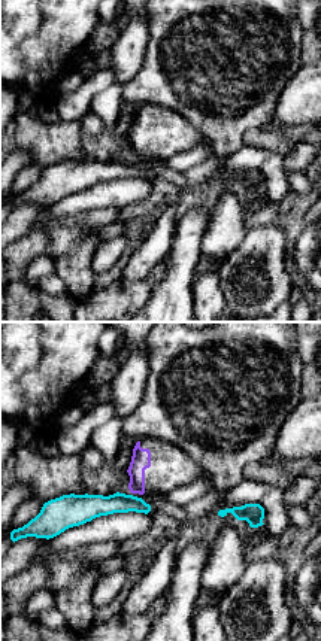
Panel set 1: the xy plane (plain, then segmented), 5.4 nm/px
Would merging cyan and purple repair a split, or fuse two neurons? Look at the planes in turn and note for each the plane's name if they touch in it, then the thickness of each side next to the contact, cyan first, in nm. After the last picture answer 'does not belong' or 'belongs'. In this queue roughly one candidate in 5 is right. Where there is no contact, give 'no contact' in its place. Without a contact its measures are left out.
no contact

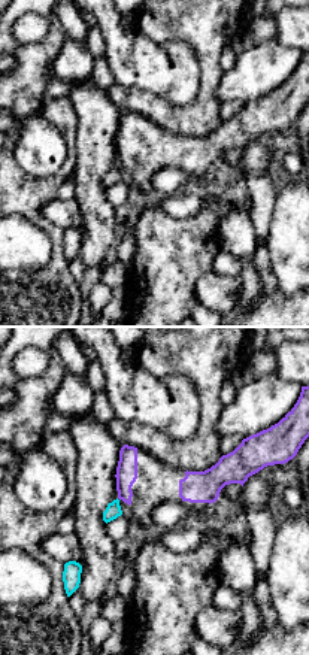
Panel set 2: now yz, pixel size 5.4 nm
no contact

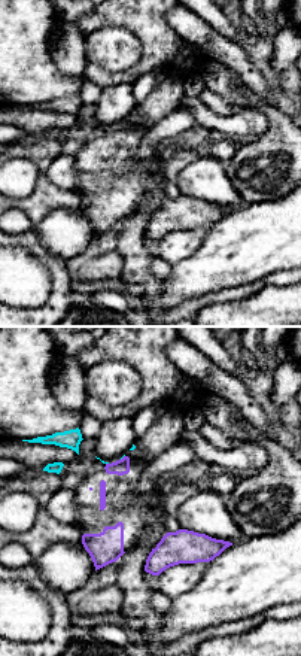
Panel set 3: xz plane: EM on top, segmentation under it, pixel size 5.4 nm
xz | 20/90 nm

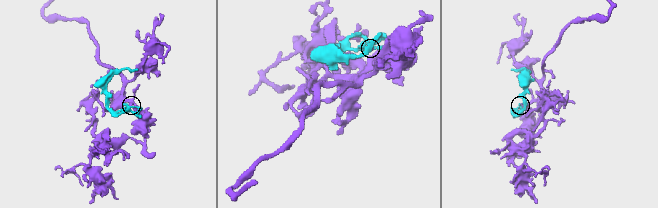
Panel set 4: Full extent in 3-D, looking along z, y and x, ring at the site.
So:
does not belong

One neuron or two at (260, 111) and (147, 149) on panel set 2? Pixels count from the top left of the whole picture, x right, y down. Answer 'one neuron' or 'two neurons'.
one neuron

